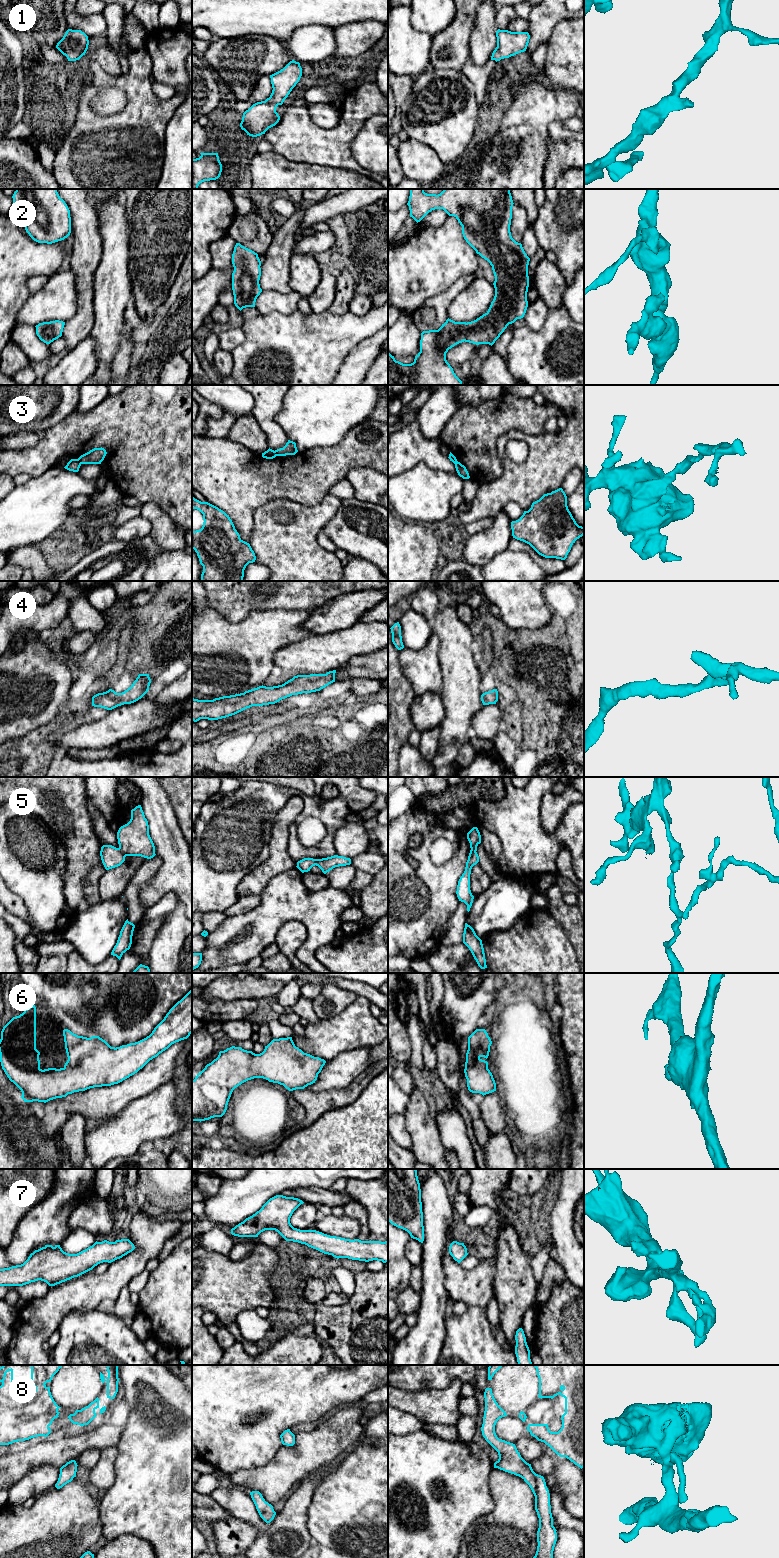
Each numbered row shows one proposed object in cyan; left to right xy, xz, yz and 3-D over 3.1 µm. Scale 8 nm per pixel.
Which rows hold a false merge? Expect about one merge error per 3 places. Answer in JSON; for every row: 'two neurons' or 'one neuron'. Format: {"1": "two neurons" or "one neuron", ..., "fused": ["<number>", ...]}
{"1": "one neuron", "2": "one neuron", "3": "two neurons", "4": "one neuron", "5": "two neurons", "6": "one neuron", "7": "one neuron", "8": "one neuron", "fused": ["3", "5"]}

